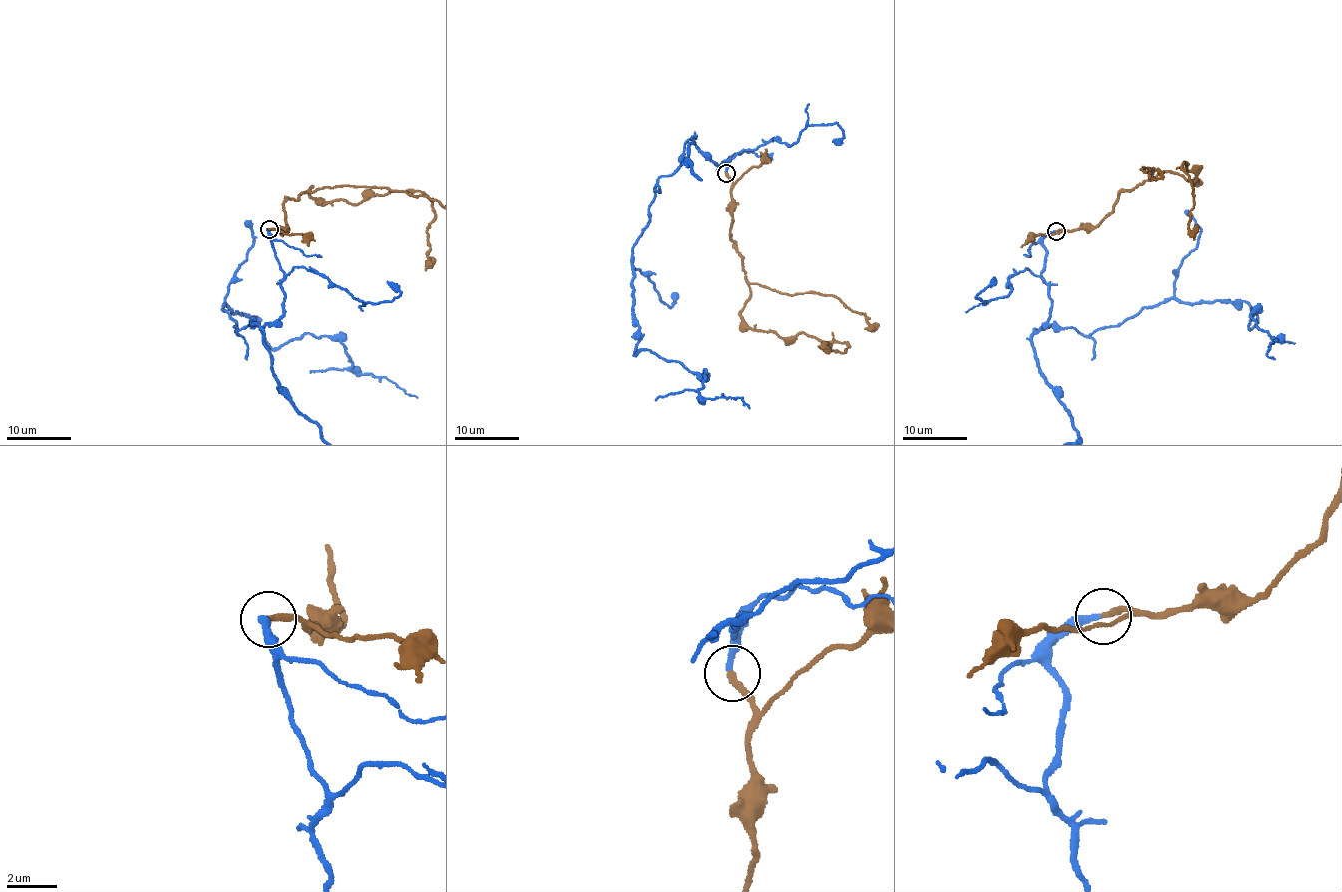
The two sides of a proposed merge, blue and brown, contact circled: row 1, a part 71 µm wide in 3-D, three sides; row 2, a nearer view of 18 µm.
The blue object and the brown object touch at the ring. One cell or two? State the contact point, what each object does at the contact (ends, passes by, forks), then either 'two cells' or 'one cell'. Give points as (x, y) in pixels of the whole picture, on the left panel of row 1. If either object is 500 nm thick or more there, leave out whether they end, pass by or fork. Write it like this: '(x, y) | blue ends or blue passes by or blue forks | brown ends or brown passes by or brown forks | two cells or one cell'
(269, 229) | blue ends | brown ends | one cell

